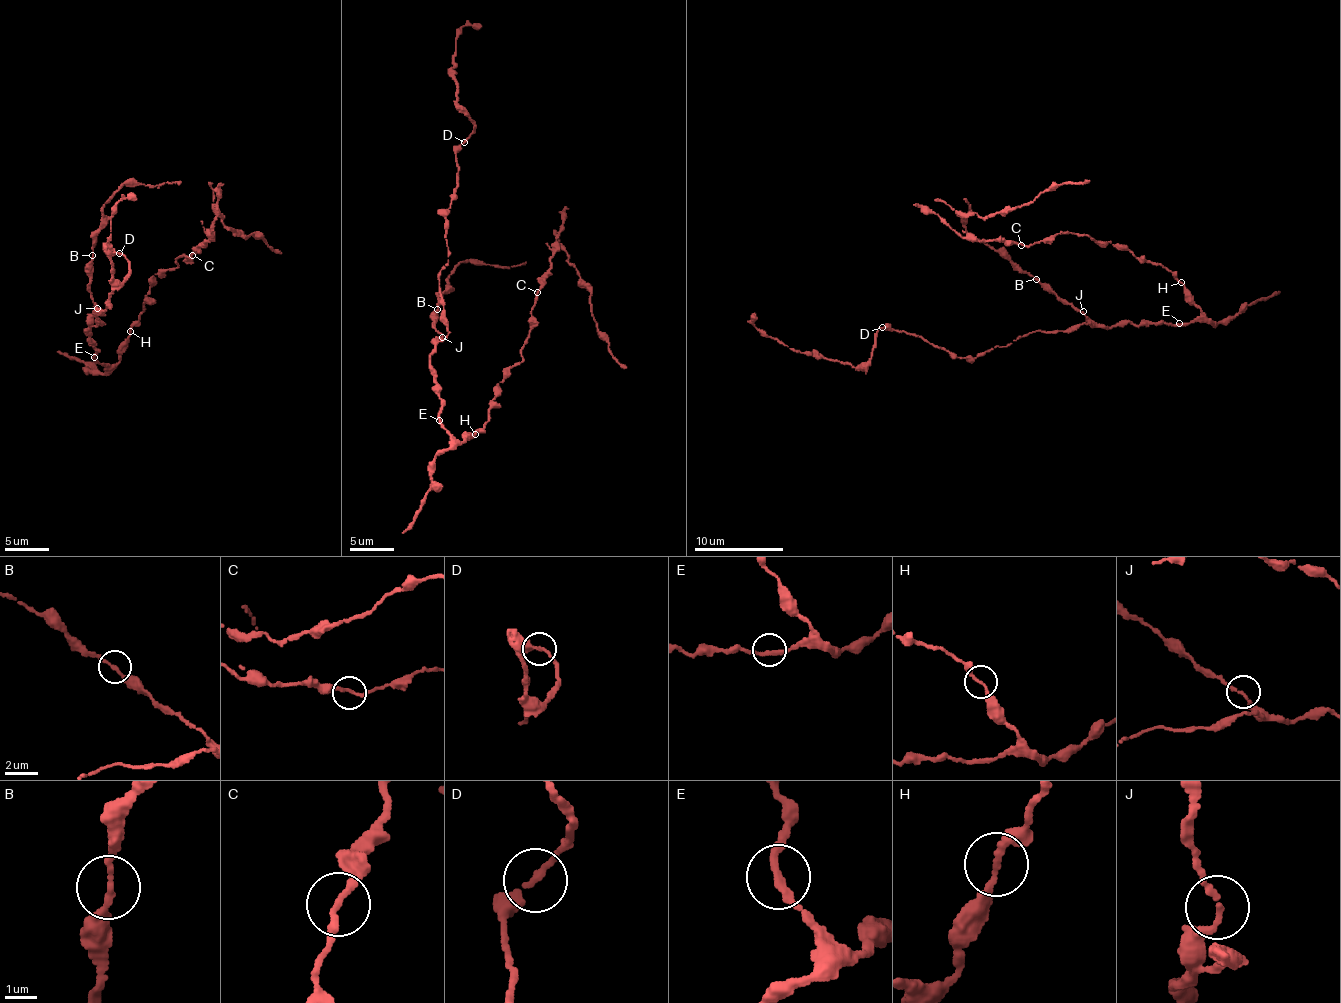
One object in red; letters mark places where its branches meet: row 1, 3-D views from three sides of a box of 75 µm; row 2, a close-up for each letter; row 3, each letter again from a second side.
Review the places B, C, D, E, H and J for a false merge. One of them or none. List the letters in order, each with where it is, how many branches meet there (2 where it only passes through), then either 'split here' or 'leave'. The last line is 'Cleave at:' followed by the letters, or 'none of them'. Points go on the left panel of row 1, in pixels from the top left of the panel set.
B: at (92, 255); 2 branches meet; leave
C: at (192, 255); 2 branches meet; leave
D: at (119, 253); 2 branches meet; leave
E: at (94, 357); 2 branches meet; leave
H: at (130, 331); 2 branches meet; leave
J: at (97, 308); 2 branches meet; leave
Cleave at: none of them

